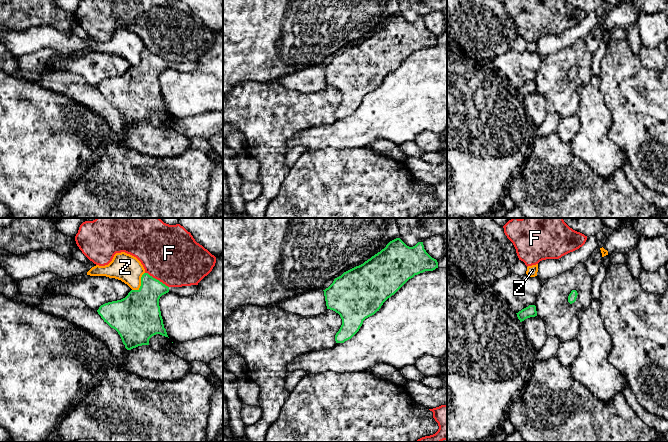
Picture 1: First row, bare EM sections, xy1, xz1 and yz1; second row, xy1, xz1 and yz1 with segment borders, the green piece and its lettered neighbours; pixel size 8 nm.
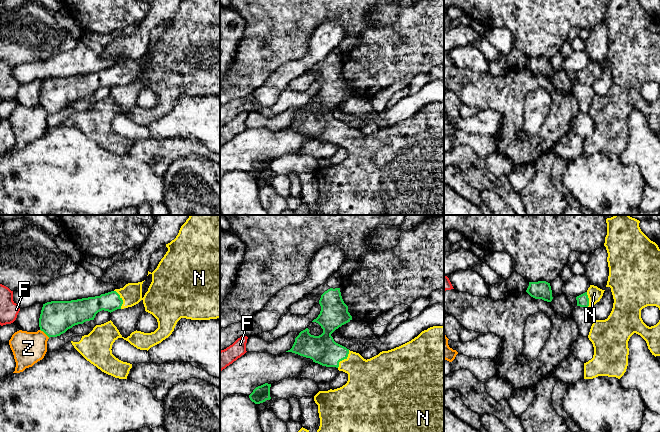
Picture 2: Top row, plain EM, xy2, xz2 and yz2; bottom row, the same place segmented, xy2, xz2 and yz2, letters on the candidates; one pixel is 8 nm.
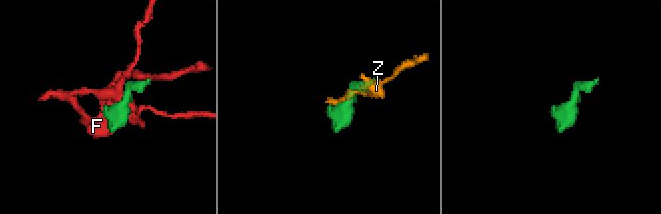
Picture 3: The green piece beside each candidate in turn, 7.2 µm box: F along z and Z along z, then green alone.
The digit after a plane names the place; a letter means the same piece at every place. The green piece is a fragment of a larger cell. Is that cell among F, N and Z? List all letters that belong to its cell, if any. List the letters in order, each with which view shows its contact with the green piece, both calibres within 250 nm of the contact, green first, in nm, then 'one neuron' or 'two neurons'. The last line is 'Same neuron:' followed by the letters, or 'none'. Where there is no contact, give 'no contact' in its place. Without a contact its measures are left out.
F: contact in xy1; calibres 280 and 460 nm; two neurons
N: contact in xz2; calibres 240 and 320 nm; one neuron
Z: contact in xy1; calibres 360 and 220 nm; two neurons
Same neuron: N

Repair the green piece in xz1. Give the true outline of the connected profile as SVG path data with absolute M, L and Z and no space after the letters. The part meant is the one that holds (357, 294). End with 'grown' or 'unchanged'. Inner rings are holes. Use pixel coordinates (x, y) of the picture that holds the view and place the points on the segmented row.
M396 238L363 264L335 278L333 283L323 291L327 309L338 313L342 319L342 325L335 335L336 343L344 343L351 339L359 331L363 321L379 311L383 303L409 279L436 268L438 268L438 262L426 252L423 242L409 247L400 238Z | unchanged

